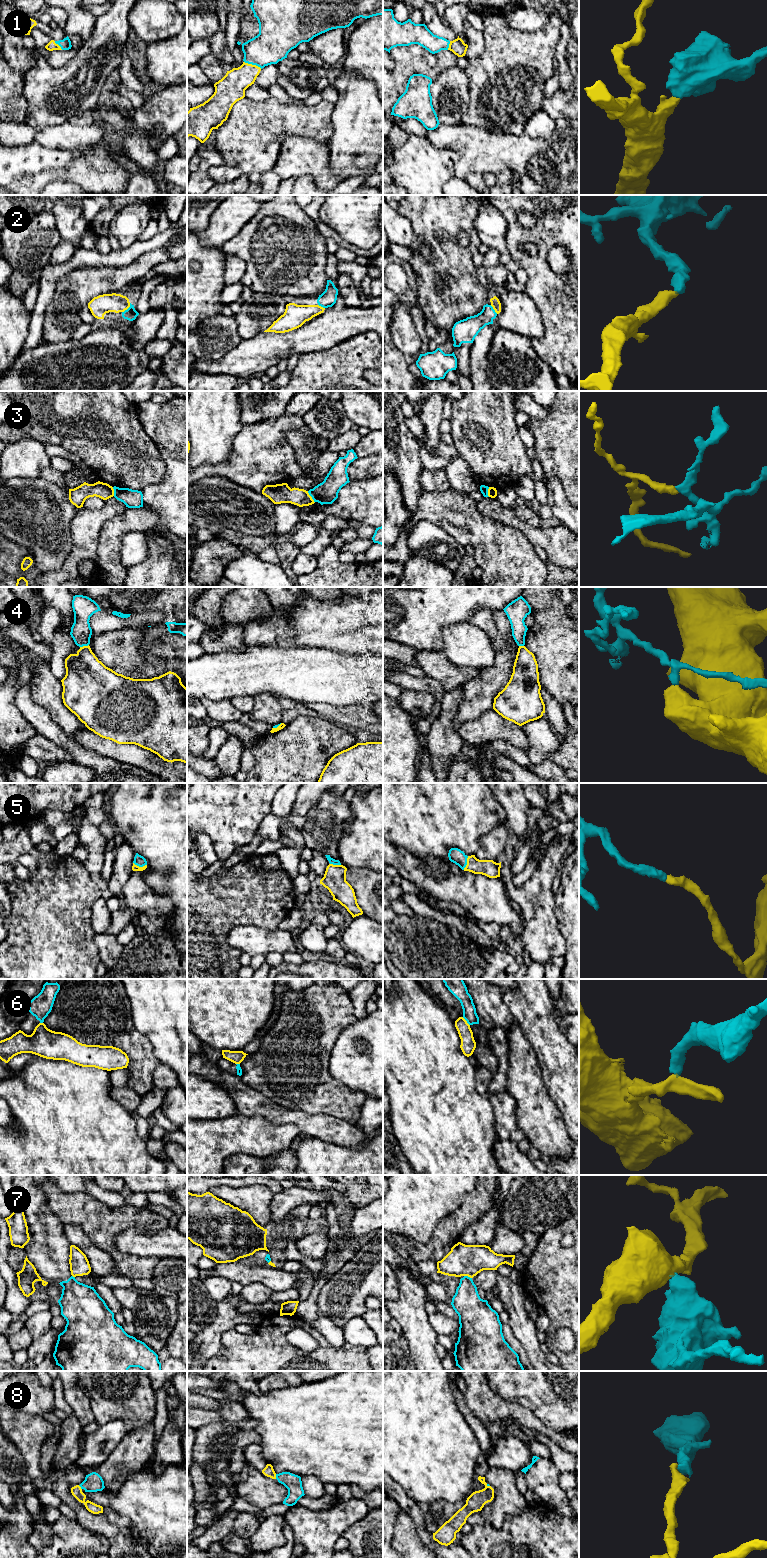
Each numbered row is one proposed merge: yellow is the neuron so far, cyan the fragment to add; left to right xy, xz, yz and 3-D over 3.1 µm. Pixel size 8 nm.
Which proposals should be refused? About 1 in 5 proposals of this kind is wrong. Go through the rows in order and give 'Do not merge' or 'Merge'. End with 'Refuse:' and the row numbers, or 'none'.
1: Merge
2: Merge
3: Do not merge
4: Do not merge
5: Merge
6: Do not merge
7: Do not merge
8: Merge
Refuse: 3, 4, 6, 7

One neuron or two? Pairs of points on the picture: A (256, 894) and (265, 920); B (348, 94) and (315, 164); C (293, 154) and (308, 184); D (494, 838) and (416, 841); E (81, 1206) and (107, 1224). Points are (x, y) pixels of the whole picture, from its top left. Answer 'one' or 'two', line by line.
A: one
B: two
C: two
D: two
E: one

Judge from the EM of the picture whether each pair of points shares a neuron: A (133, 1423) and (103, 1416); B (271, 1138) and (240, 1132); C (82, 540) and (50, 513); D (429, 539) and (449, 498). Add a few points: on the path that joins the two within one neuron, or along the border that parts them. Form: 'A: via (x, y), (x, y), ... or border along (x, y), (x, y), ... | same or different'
A: via (126, 1416), (124, 1414), (110, 1414) | same
B: via (263, 1138), (248, 1134) | same
C: border along (78, 508), (70, 524), (72, 549), (68, 553) | different
D: border along (411, 525), (420, 521), (430, 521), (454, 539) | different

